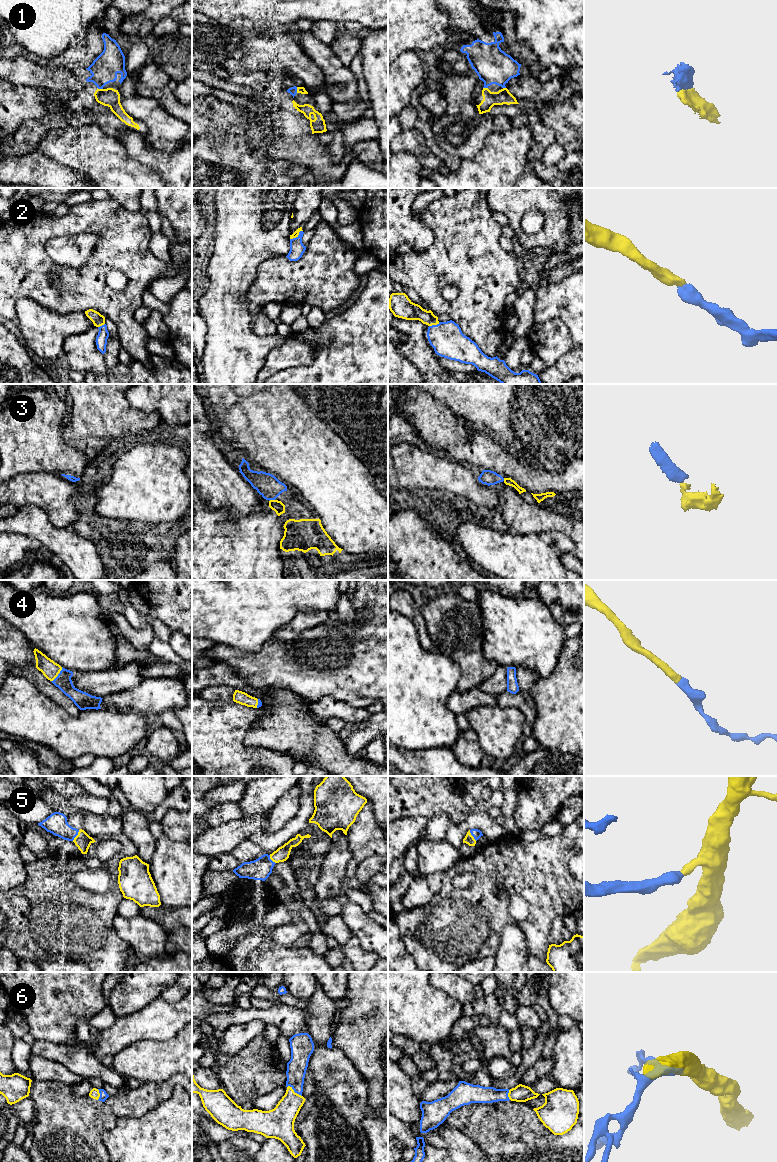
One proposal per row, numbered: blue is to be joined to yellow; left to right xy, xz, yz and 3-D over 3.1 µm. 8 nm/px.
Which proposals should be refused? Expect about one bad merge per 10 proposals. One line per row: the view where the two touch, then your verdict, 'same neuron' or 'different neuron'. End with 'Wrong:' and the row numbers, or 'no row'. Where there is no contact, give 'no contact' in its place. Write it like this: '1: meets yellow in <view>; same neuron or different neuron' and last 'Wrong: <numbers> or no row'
1: meets yellow in xy; same neuron
2: meets yellow in xz; same neuron
3: meets yellow in xz; same neuron
4: meets yellow in xy; same neuron
5: meets yellow in xy; same neuron
6: meets yellow in xz; same neuron
Wrong: no row

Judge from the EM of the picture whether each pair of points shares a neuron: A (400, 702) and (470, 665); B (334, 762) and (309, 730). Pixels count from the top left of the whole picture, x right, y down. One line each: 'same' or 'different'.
A: different
B: same

